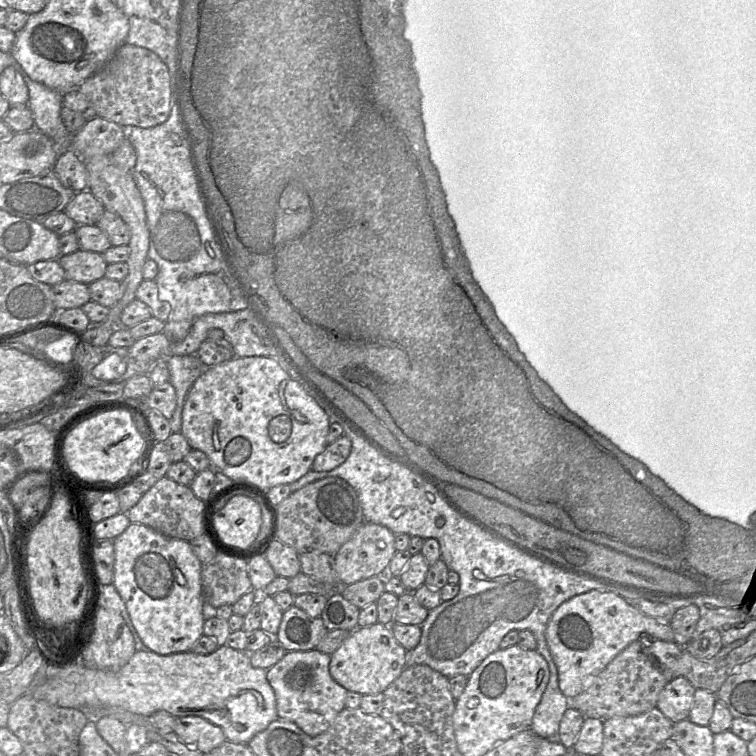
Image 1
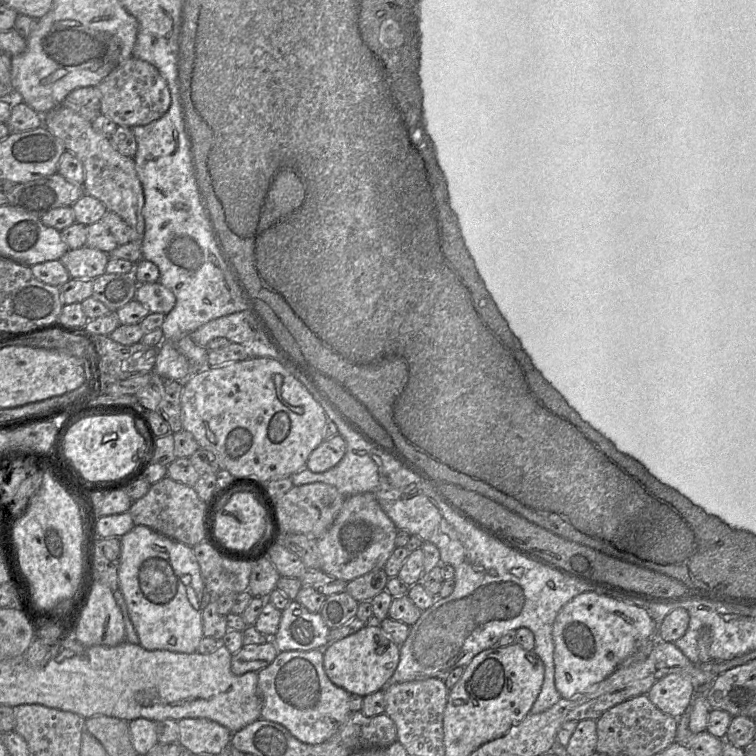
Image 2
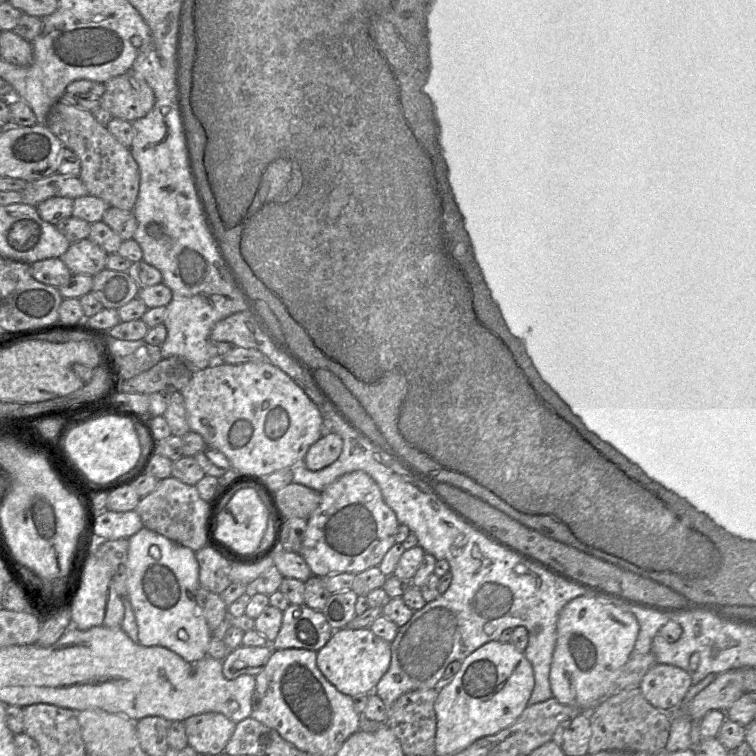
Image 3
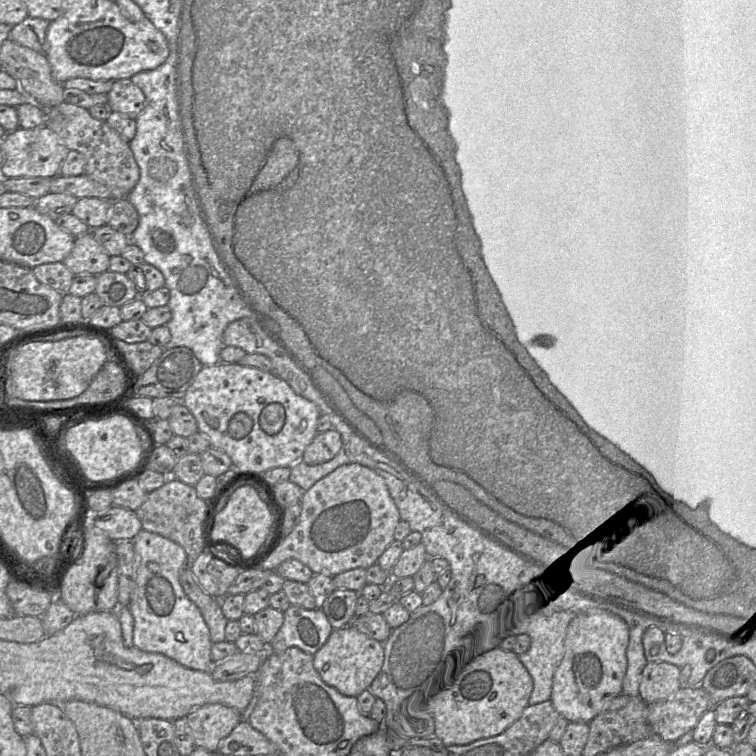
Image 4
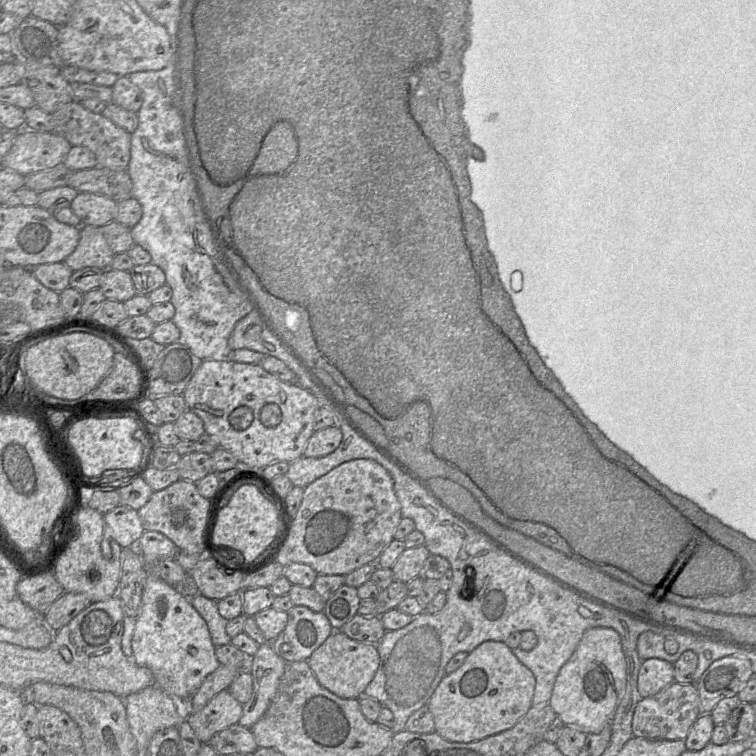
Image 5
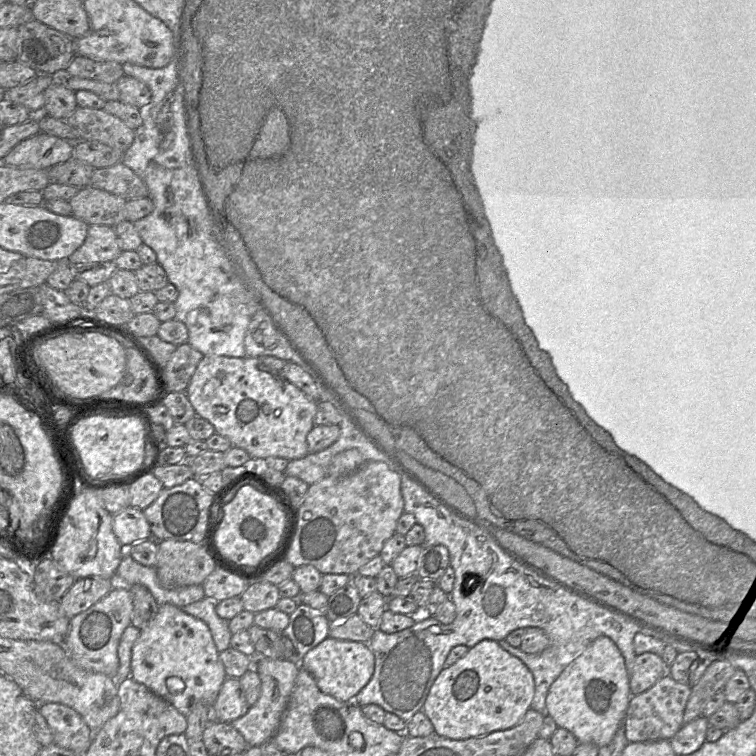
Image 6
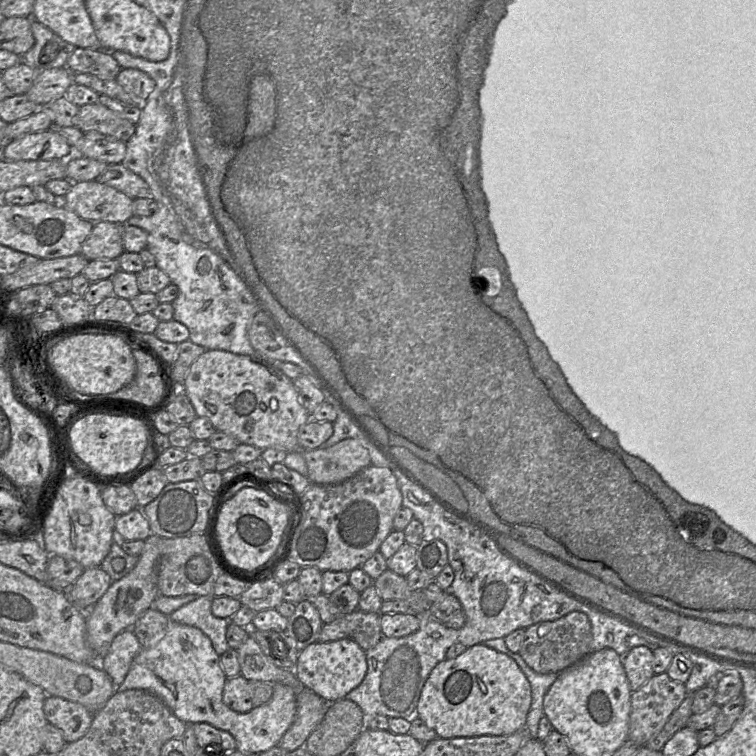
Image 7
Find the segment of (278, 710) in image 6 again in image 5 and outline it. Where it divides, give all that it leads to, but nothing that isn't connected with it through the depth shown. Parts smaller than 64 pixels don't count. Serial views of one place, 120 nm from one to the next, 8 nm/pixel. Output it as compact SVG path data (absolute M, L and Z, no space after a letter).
M272 643L260 645L253 657L249 657L248 669L253 680L252 696L243 704L238 721L241 726L251 728L265 713L278 688L286 667L286 661L277 655Z

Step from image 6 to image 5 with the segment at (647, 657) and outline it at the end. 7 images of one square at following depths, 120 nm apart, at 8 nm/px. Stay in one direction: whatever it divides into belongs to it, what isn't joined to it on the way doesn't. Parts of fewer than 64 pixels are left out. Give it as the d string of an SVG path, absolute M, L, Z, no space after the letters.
M651 658L640 665L637 690L642 698L650 697L674 682L674 665L668 661Z

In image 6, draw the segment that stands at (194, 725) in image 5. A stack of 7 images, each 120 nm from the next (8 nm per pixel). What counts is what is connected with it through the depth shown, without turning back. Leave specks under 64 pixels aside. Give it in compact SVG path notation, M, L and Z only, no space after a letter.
M227 677L211 706L211 722L227 722L243 716L249 705L241 690L239 679Z

